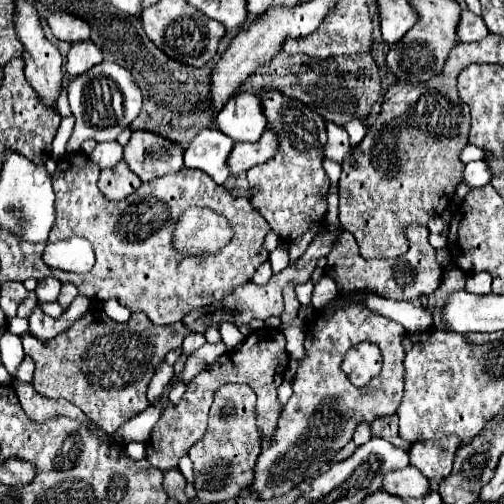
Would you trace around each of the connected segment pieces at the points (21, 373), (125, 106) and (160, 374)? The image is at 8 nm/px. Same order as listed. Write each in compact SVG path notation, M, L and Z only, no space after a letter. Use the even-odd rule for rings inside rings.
M25 355L25 359L23 359L23 365L19 365L17 367L17 379L19 381L23 381L23 383L29 383L31 379L33 379L33 369L35 369L35 363L33 363L33 359L29 357L29 355Z
M99 63L91 71L75 77L69 87L69 105L75 115L75 127L71 133L71 139L67 143L69 153L77 153L81 149L81 143L85 139L93 139L97 143L103 141L115 141L117 135L123 131L123 127L129 127L131 121L141 111L141 91L133 83L131 73L115 63Z
M165 361L155 369L155 375L153 375L153 379L151 379L151 383L149 383L149 391L147 391L147 399L149 401L155 401L161 393L163 393L163 389L167 387L167 383L171 381L171 377L173 377L173 367L171 365L167 365Z

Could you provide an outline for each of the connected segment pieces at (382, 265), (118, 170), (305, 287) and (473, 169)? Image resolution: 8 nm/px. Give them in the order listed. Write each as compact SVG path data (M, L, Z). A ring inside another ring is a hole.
M411 225L411 265L407 265L403 261L403 257L399 259L363 259L359 255L359 247L357 241L351 233L343 231L331 253L327 255L327 267L323 269L323 273L327 277L331 277L339 289L339 293L349 293L355 289L369 289L375 291L381 297L393 299L393 301L417 301L421 295L425 293L433 293L441 281L443 281L443 269L437 265L435 259L435 249L429 245L427 241L427 227L423 225ZM383 289L399 289L399 291L383 291Z
M121 161L111 169L103 169L97 185L107 199L121 201L141 185L141 179L135 173L131 173L125 161Z
M310 280L307 283L296 285L295 292L298 301L304 305L311 305L311 297L313 289L314 284Z
M473 161L473 163L465 165L465 171L463 171L465 185L481 187L481 185L487 185L489 179L491 179L491 171L489 171L485 161Z

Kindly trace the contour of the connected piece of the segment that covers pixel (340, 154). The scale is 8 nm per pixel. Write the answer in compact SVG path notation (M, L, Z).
M325 123L327 127L327 143L325 143L325 157L327 159L333 159L337 163L343 163L343 159L351 153L351 147L349 147L349 135L343 127L335 125L335 123Z

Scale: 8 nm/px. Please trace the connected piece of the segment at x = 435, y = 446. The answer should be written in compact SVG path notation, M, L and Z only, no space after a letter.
M445 435L443 439L427 439L413 443L409 449L411 465L417 467L433 487L441 483L451 473L451 465L455 459L455 453L463 445L463 439L457 435Z

